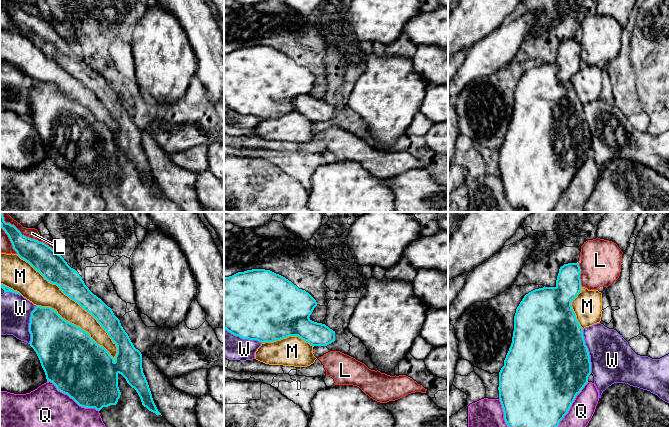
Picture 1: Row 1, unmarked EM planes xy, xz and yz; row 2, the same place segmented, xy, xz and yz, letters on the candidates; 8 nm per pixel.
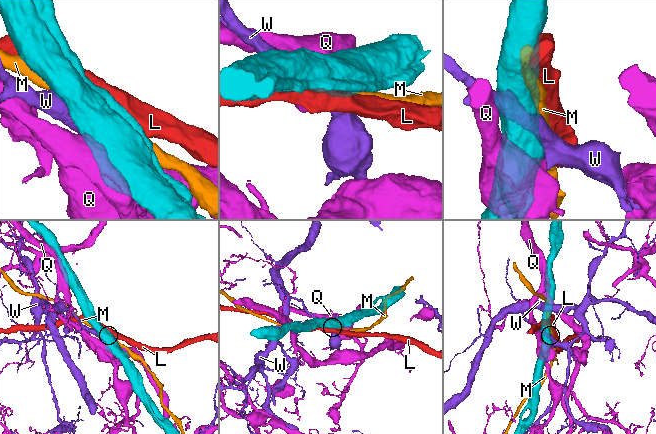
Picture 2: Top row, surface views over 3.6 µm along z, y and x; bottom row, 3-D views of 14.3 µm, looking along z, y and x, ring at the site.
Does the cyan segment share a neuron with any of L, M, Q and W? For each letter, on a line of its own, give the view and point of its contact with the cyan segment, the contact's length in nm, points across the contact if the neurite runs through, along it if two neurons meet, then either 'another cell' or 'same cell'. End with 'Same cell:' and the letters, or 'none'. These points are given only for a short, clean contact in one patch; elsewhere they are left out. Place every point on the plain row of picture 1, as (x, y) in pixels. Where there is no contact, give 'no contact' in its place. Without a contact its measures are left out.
L: xy (34, 15) | 480 nm | another cell
M: xy (77, 78) | 1150 nm | another cell
Q: yz (569, 184) | 550 nm | another cell
W: yz (588, 127) | 360 nm | another cell
Same cell: none

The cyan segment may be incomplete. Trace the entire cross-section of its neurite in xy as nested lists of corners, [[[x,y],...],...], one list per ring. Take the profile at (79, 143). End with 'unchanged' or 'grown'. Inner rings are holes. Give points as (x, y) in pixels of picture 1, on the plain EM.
[[[1,0],[1,4],[8,11],[17,31],[28,38],[44,55],[56,60],[65,71],[89,88],[117,122],[117,130],[113,134],[103,122],[98,121],[90,113],[88,108],[63,95],[56,86],[50,83],[36,82],[30,93],[31,117],[29,120],[40,136],[47,158],[52,158],[58,167],[67,170],[79,182],[95,184],[100,187],[103,183],[117,180],[121,171],[118,163],[118,151],[121,150],[127,159],[136,166],[142,181],[156,191],[161,191],[153,177],[143,149],[142,130],[134,123],[112,85],[89,66],[79,49],[71,44],[64,34],[51,23],[22,11],[14,1]]]; unchanged

